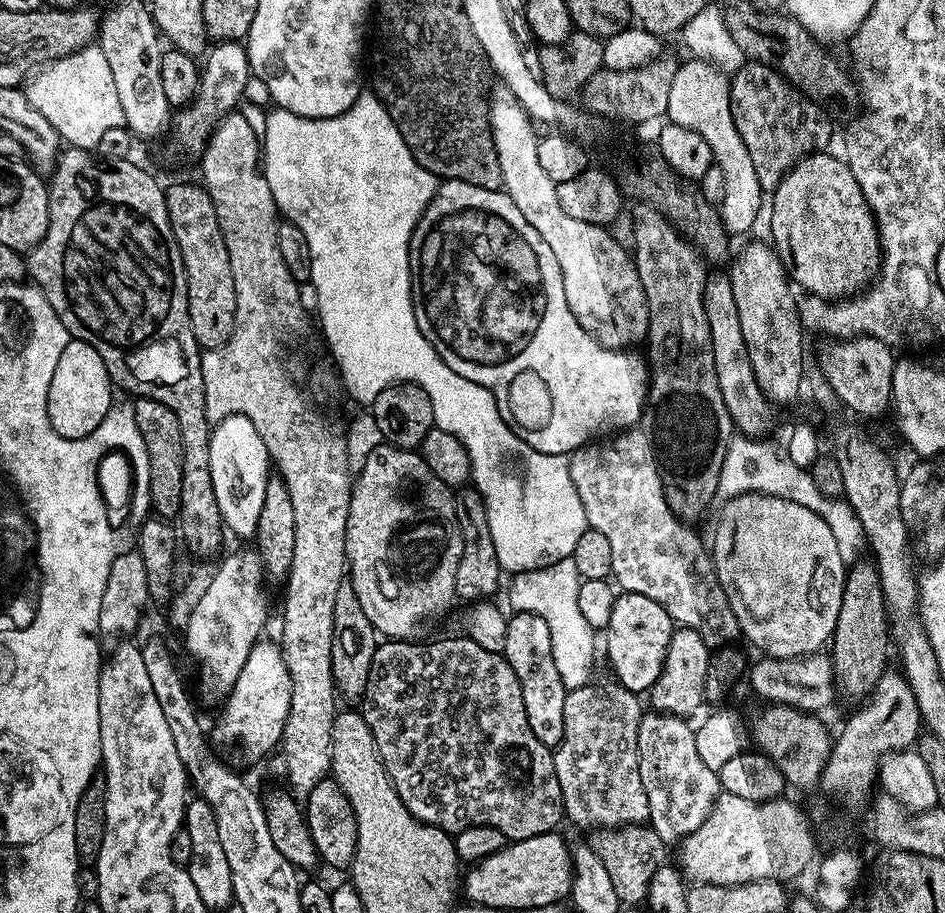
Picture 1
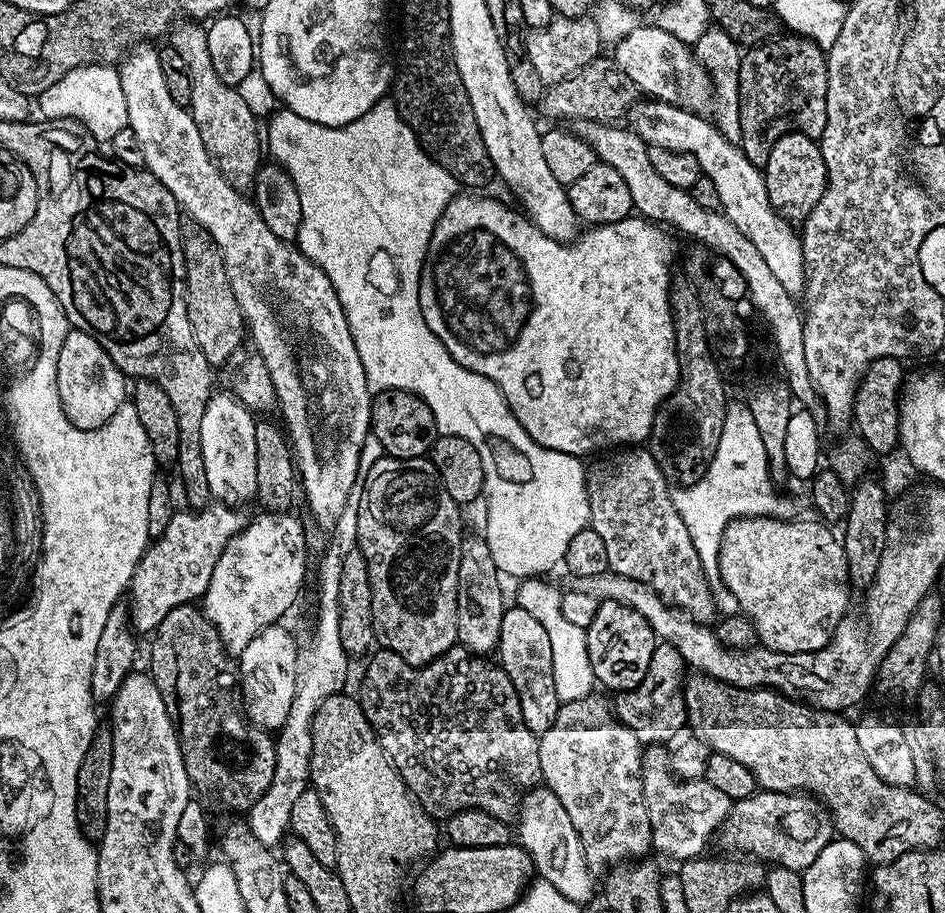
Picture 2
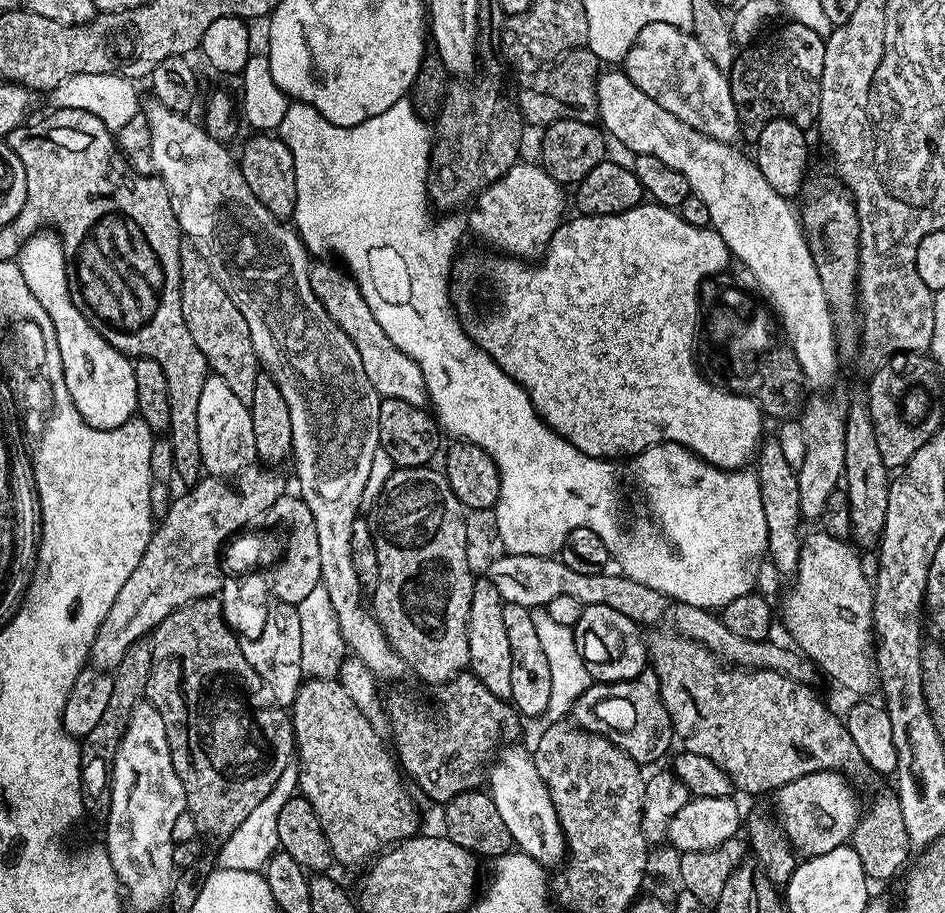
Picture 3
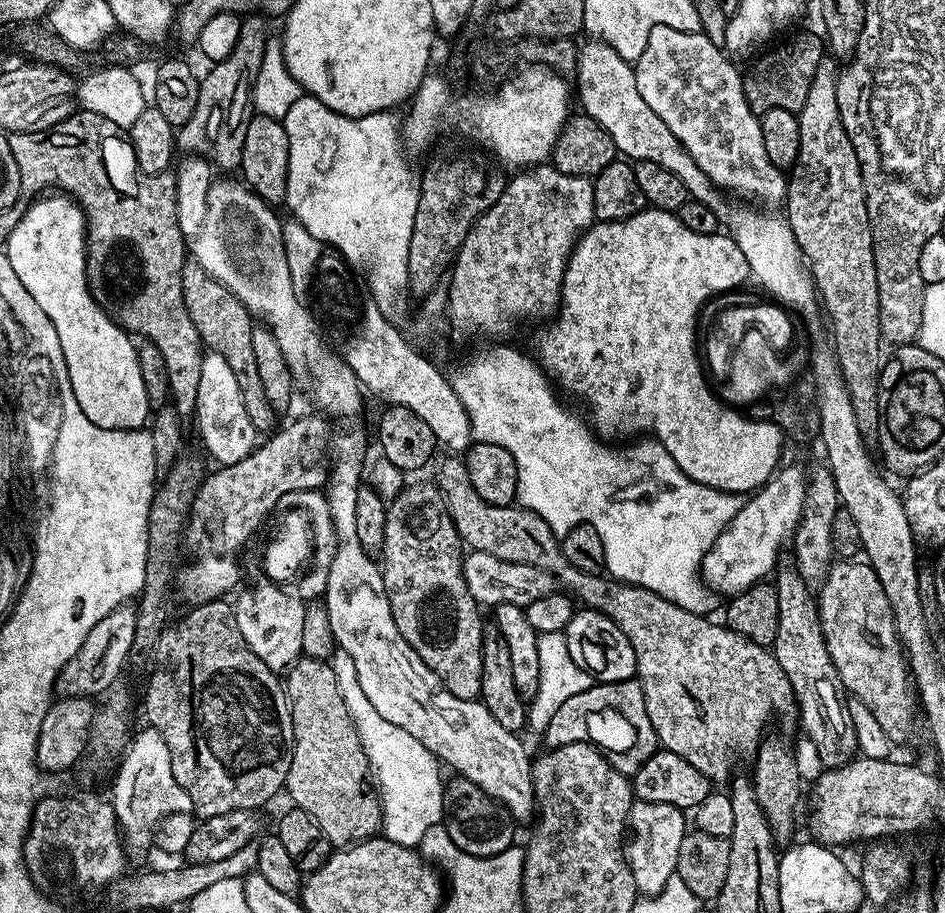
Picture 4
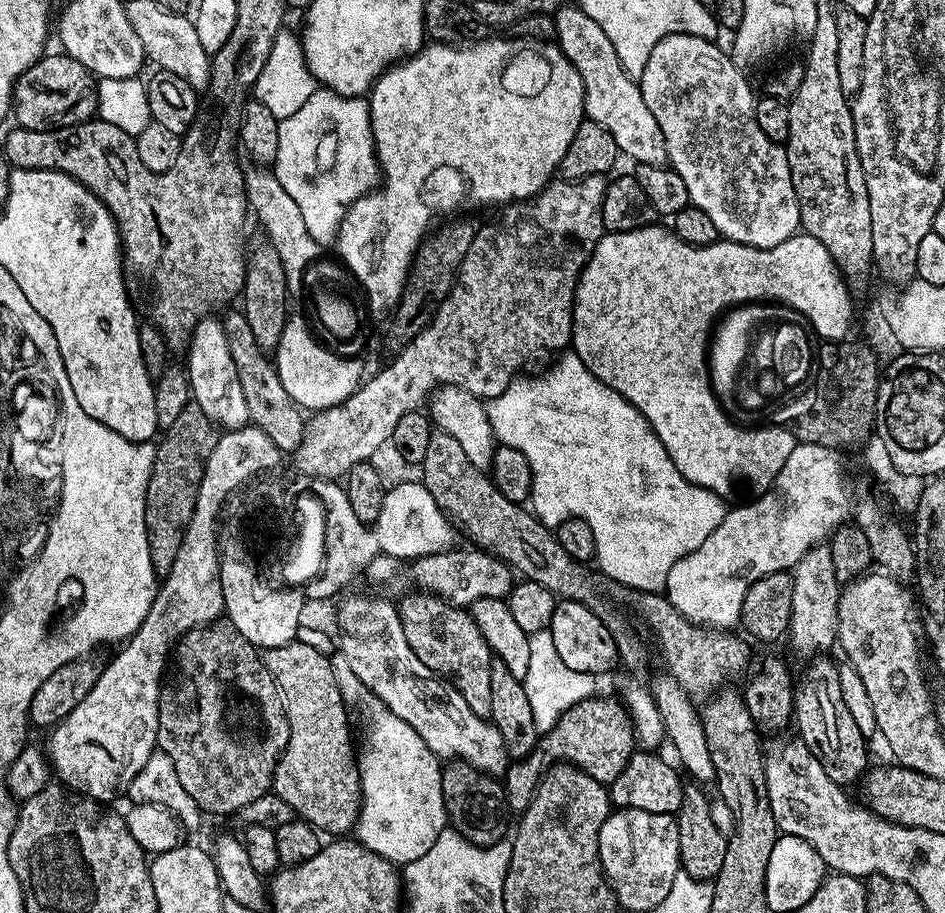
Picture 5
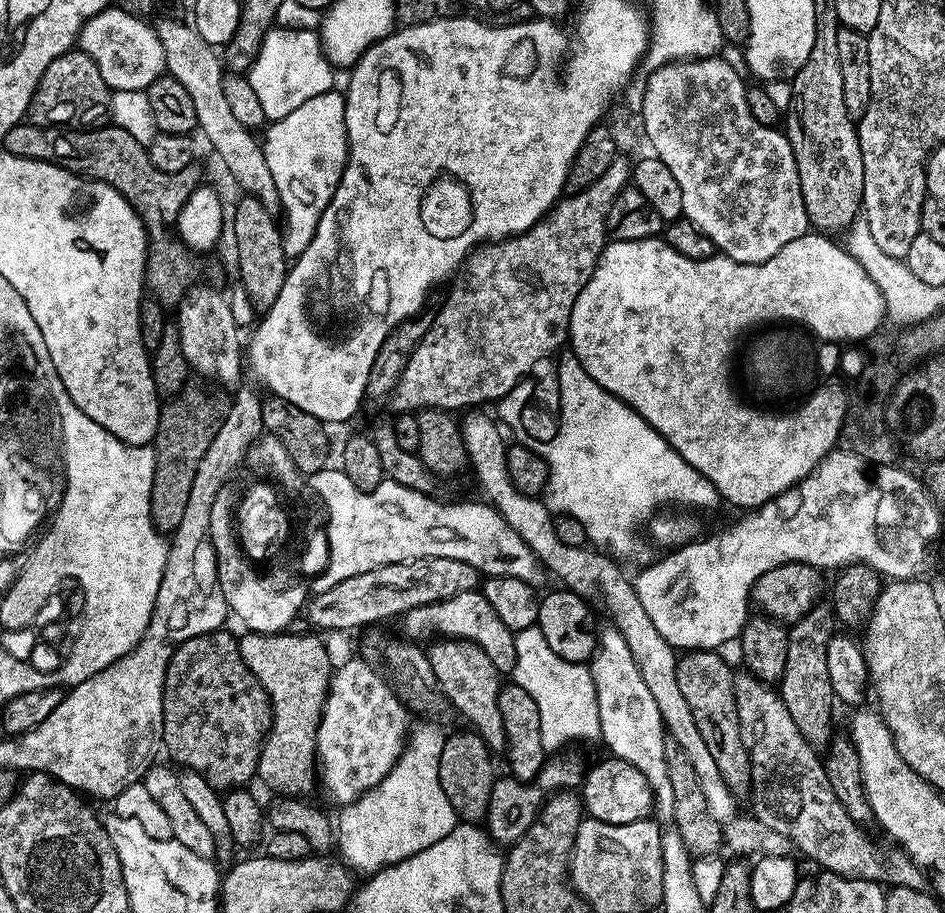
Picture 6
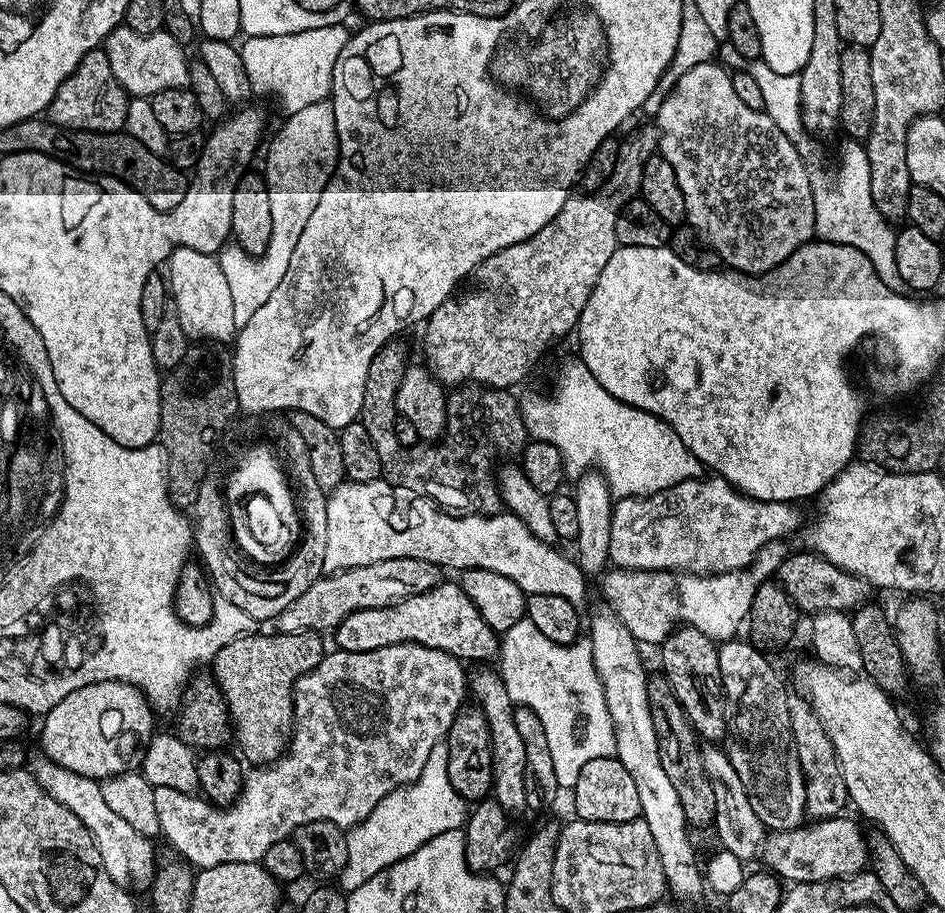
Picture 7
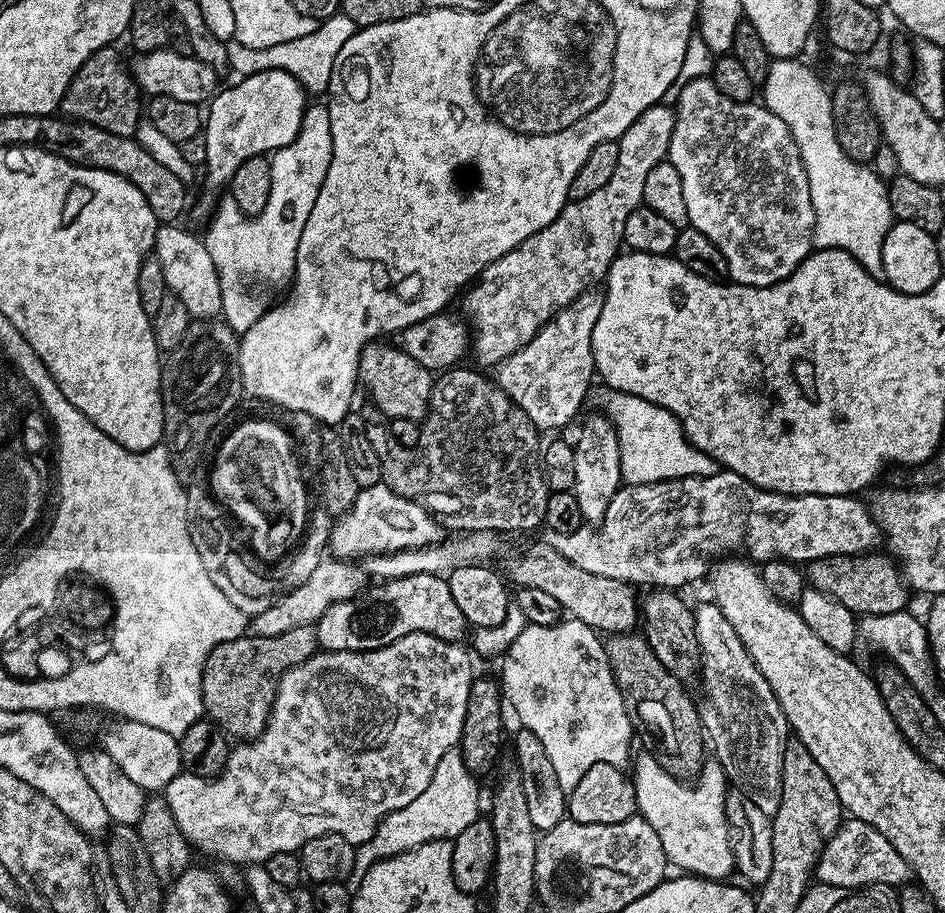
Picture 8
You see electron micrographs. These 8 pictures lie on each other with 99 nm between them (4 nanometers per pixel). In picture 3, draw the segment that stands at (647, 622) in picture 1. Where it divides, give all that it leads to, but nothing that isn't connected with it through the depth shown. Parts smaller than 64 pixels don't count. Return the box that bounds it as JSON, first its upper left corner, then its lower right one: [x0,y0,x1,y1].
[575,604,649,684]

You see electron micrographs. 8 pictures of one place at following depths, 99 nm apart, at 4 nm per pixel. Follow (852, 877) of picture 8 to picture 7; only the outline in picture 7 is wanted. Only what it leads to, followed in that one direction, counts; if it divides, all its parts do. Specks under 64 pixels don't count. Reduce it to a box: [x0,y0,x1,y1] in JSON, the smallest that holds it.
[760,814,870,884]

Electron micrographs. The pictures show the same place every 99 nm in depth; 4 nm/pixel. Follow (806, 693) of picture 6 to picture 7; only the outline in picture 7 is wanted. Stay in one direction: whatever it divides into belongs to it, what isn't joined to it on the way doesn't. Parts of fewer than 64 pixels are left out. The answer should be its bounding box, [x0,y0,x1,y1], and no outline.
[788,695,850,822]

